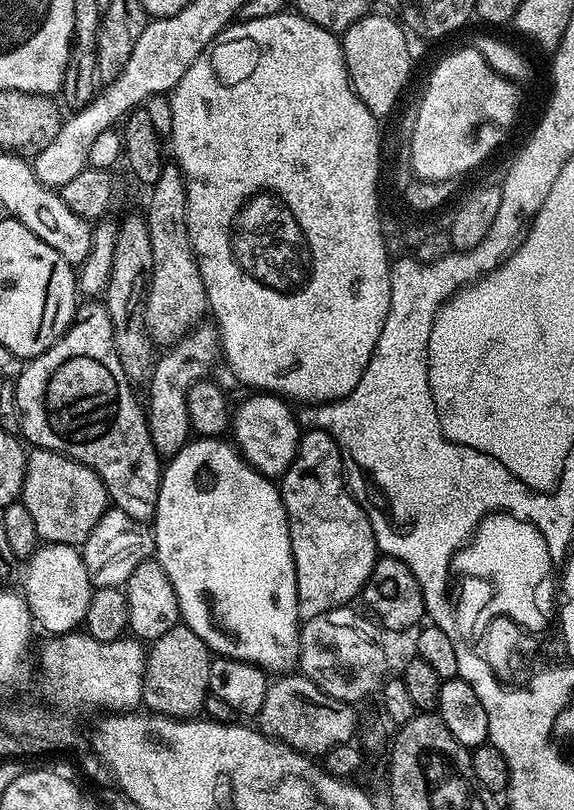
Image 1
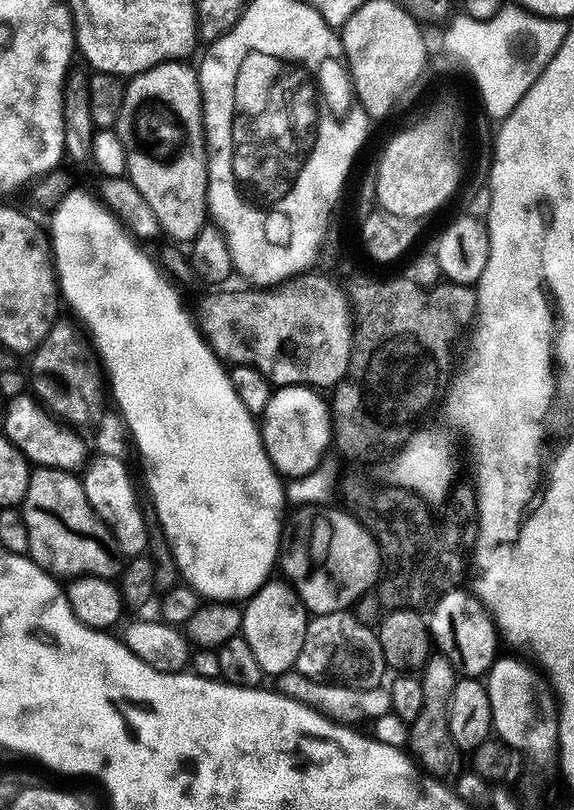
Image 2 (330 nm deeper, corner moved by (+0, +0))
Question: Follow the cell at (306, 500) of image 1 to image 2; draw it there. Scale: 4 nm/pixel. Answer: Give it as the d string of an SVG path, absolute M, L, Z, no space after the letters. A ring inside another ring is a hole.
M280 578L269 579L267 584L248 597L242 611L244 617L240 632L256 655L258 666L262 666L265 677L275 678L284 672L293 671L298 654L302 654L302 642L306 642L310 613L292 585Z

